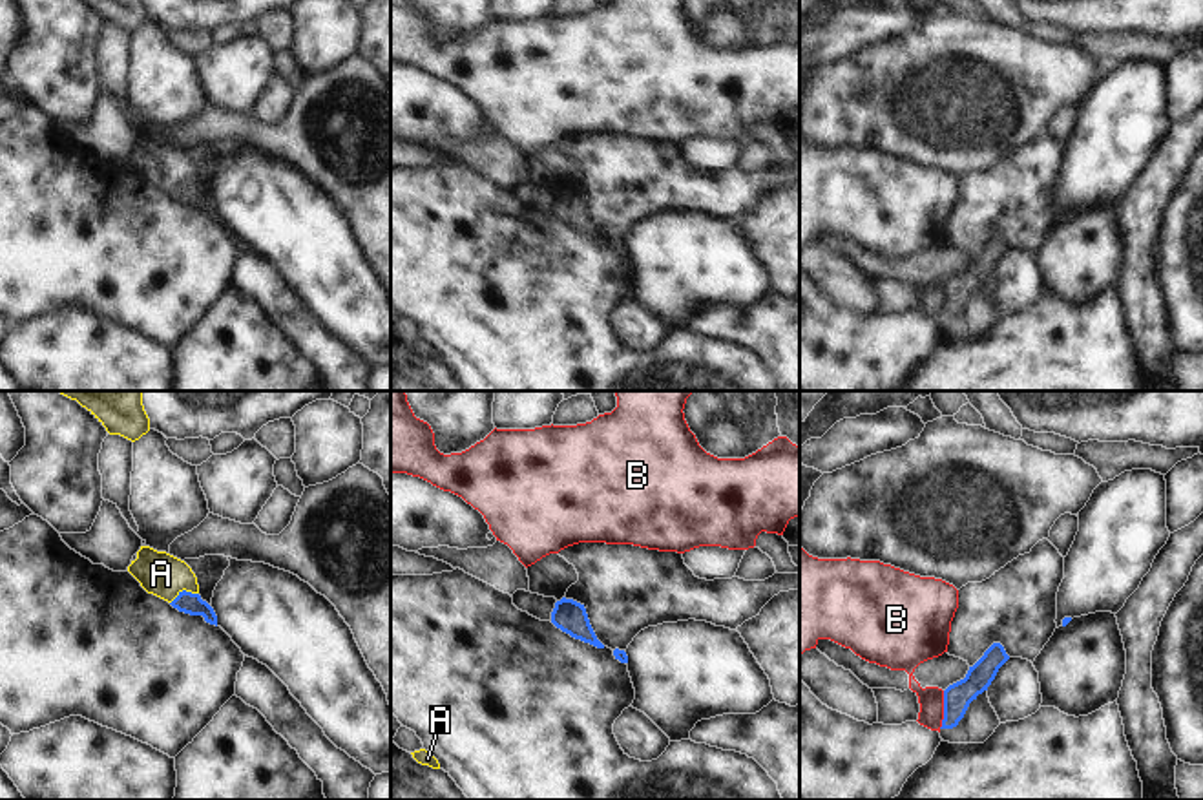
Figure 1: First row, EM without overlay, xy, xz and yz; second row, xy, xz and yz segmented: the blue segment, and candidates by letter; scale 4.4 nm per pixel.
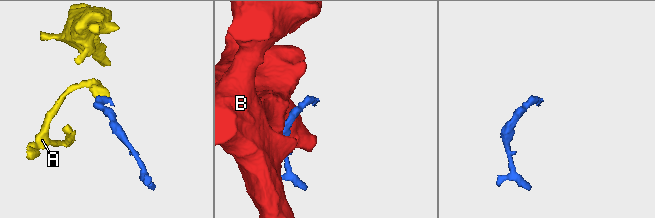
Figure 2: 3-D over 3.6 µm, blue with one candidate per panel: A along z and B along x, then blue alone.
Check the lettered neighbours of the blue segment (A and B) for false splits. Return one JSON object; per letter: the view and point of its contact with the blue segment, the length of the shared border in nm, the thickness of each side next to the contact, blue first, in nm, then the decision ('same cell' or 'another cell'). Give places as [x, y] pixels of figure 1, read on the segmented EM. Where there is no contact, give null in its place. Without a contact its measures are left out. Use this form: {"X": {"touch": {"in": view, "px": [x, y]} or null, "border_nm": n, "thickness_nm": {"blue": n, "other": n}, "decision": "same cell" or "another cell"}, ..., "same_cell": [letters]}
{"A": {"touch": {"in": "xy", "px": [183, 590]}, "border_nm": 140, "thickness_nm": {"blue": 100, "other": 190}, "decision": "same cell"}, "B": {"touch": {"in": "yz", "px": [944, 709]}, "border_nm": 170, "thickness_nm": {"blue": 120, "other": 110}, "decision": "another cell"}, "same_cell": ["A"]}

